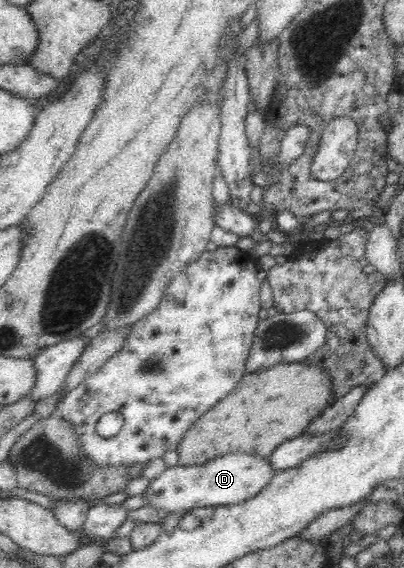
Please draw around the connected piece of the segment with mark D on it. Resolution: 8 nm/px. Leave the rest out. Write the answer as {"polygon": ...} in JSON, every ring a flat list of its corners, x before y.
{"polygon":[[243,452,228,453,199,465,177,464,168,467,149,481,141,495,149,506,165,510,168,514,181,510,187,512,195,508,231,505,255,497,255,493,259,493,275,473,267,458]]}

